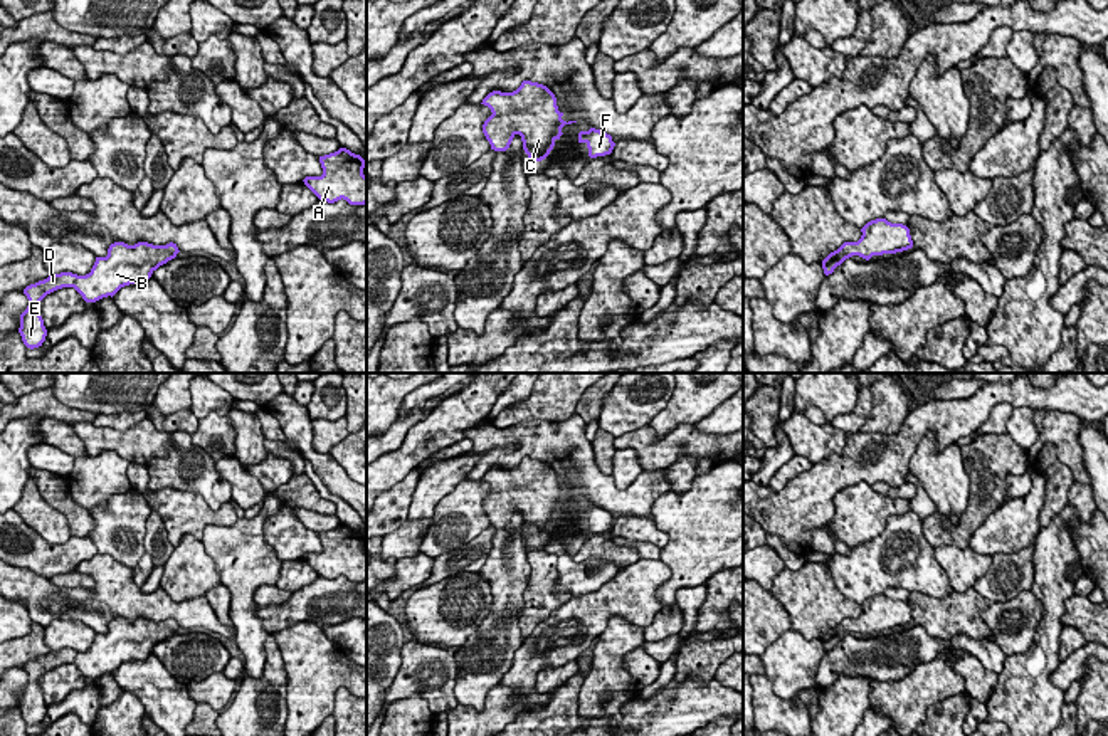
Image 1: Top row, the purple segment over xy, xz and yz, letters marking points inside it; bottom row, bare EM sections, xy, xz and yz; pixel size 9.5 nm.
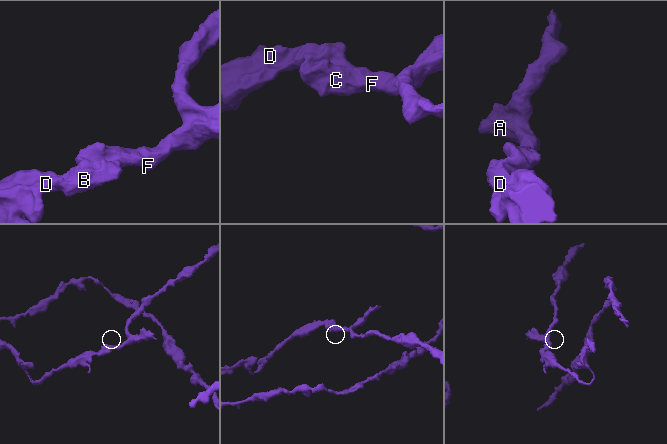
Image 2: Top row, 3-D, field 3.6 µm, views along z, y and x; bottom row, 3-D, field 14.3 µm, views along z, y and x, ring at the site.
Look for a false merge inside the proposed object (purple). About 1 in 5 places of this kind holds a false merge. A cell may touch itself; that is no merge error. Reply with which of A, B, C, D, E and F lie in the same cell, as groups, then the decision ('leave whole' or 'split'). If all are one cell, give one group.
A B C D E F | leave whole

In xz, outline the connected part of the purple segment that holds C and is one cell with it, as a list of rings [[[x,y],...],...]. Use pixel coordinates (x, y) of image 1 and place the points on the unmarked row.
[[[523,457],[513,469],[493,467],[483,479],[491,492],[483,509],[494,528],[506,528],[516,511],[530,536],[545,536],[560,516],[562,504],[577,497],[563,497],[555,471],[543,460]]]

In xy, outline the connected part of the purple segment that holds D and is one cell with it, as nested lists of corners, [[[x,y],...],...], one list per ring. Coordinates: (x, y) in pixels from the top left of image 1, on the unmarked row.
[[[114,618],[109,622],[106,633],[96,633],[89,650],[61,649],[27,662],[24,670],[29,676],[29,682],[20,691],[18,704],[24,721],[34,726],[45,718],[47,706],[39,679],[47,670],[62,664],[74,664],[86,679],[96,679],[108,672],[113,674],[124,662],[145,660],[160,642],[175,635],[178,628],[173,618],[166,622]]]

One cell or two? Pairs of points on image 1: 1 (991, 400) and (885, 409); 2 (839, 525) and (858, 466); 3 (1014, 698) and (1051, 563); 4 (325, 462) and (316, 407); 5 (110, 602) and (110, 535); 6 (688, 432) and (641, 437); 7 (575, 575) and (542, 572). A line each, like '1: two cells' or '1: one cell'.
1: two cells
2: two cells
3: one cell
4: two cells
5: two cells
6: one cell
7: two cells

